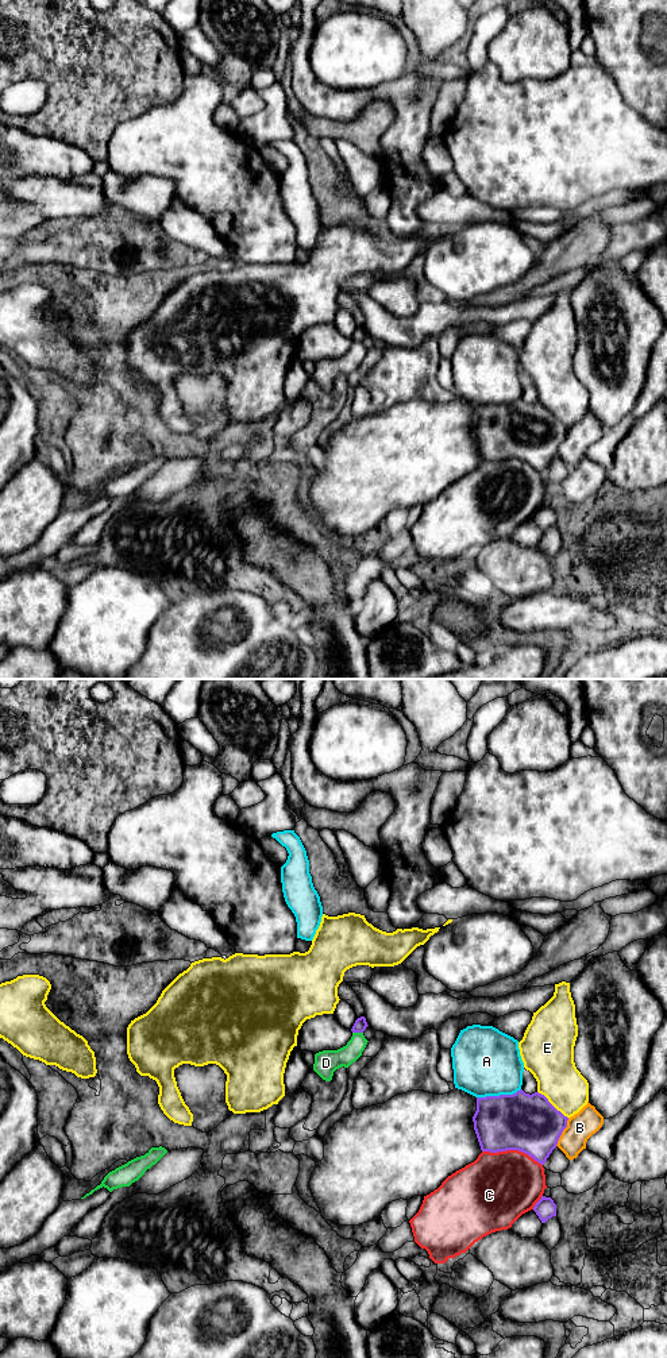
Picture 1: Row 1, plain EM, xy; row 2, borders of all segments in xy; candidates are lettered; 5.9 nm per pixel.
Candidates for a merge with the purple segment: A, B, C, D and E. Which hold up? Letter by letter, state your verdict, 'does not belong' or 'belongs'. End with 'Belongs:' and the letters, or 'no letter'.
A: does not belong
B: does not belong
C: does not belong
D: does not belong
E: does not belong
Belongs: no letter

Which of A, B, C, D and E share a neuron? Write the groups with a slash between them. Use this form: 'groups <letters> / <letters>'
groups A / B / C / D / E

